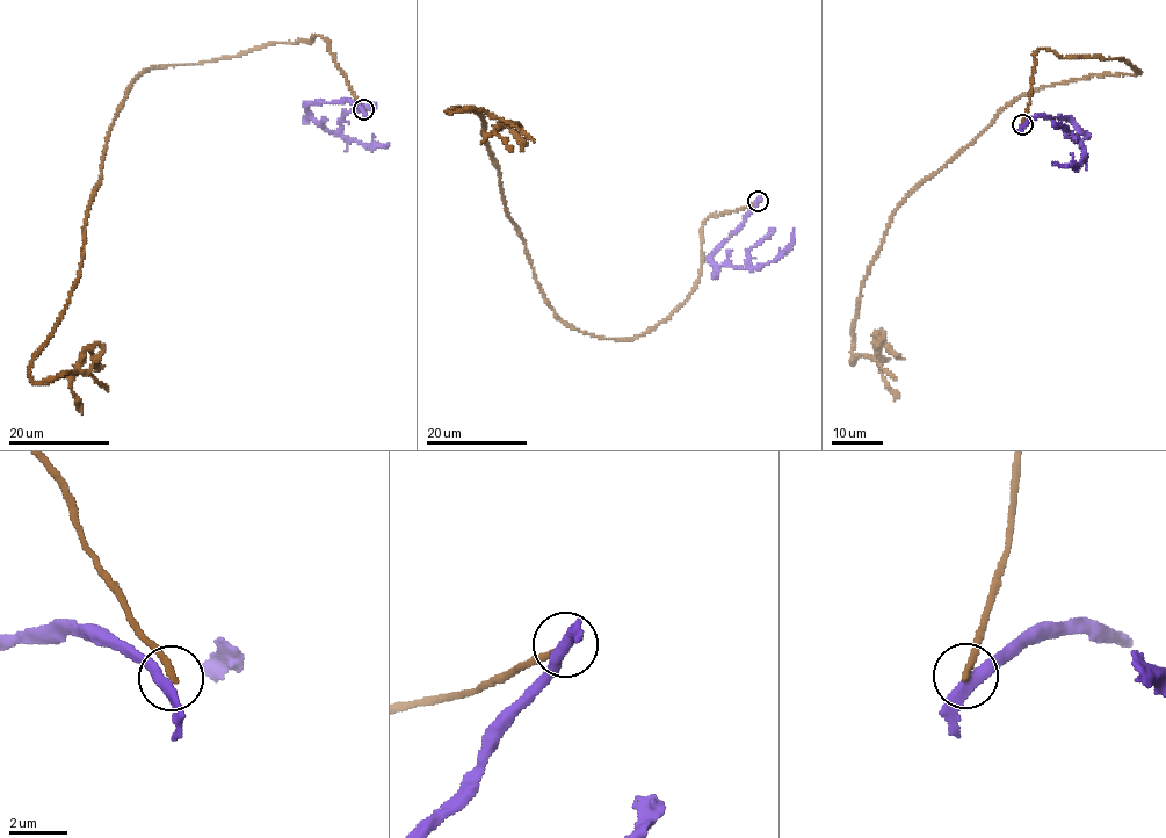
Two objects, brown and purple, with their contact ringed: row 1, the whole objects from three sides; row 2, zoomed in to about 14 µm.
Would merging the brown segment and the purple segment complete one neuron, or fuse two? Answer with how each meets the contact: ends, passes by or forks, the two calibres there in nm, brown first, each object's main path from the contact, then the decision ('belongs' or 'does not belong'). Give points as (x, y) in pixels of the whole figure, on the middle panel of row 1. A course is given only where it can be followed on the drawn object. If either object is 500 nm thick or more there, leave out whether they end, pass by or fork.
brown ends | purple passes by | 240/360 nm | brown via (758, 201), (705, 221), (668, 316), (599, 338), (544, 296), (476, 109), (448, 112), (512, 147) | purple via (758, 201), (711, 259), (717, 265), (748, 268), (774, 260), (789, 244), (794, 229) | does not belong

